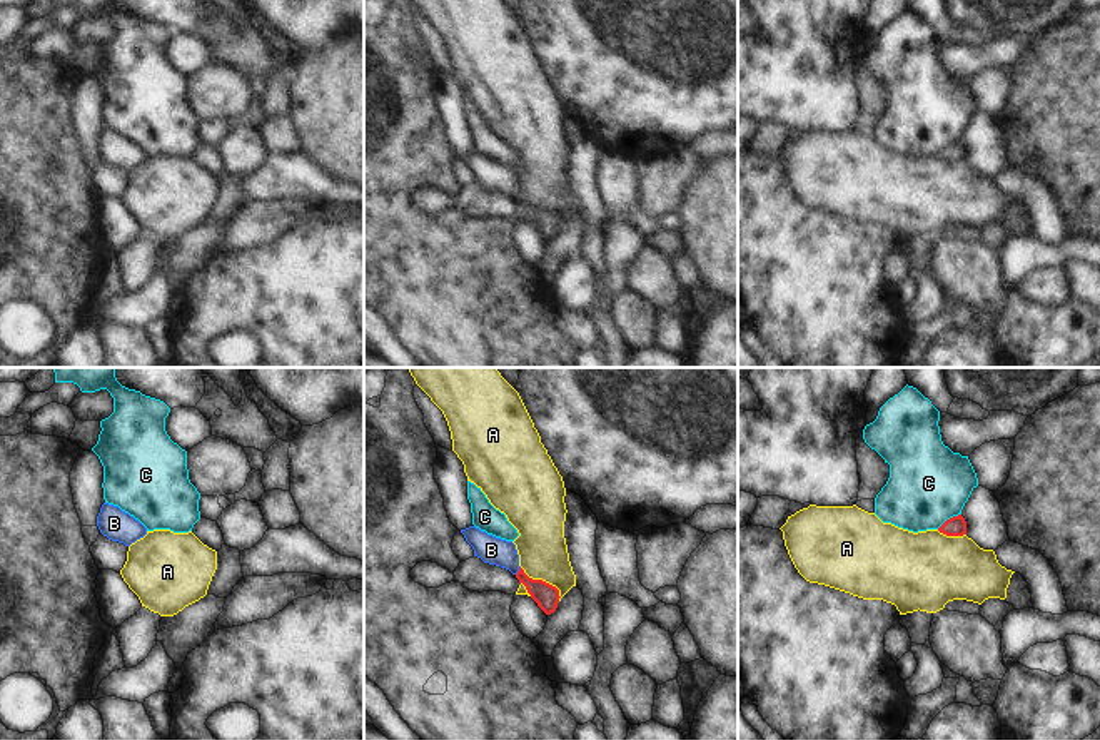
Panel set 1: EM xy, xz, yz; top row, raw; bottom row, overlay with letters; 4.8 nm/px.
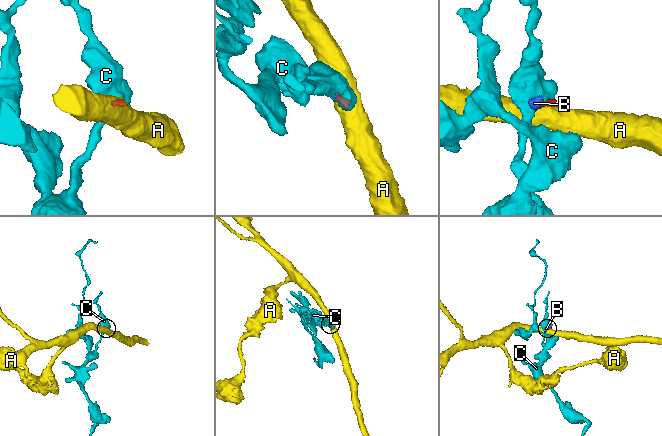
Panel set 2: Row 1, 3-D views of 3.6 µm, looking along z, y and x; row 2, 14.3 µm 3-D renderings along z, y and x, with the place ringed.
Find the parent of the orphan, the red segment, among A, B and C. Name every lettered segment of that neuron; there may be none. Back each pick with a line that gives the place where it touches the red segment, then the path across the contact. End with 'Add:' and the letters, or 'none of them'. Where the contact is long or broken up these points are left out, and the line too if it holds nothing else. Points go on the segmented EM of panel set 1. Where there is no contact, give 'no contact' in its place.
B: meets red in xz at (519, 570); runs through xz (546, 595), (533, 587), (519, 570), (499, 552), (491, 550)
Add: B

